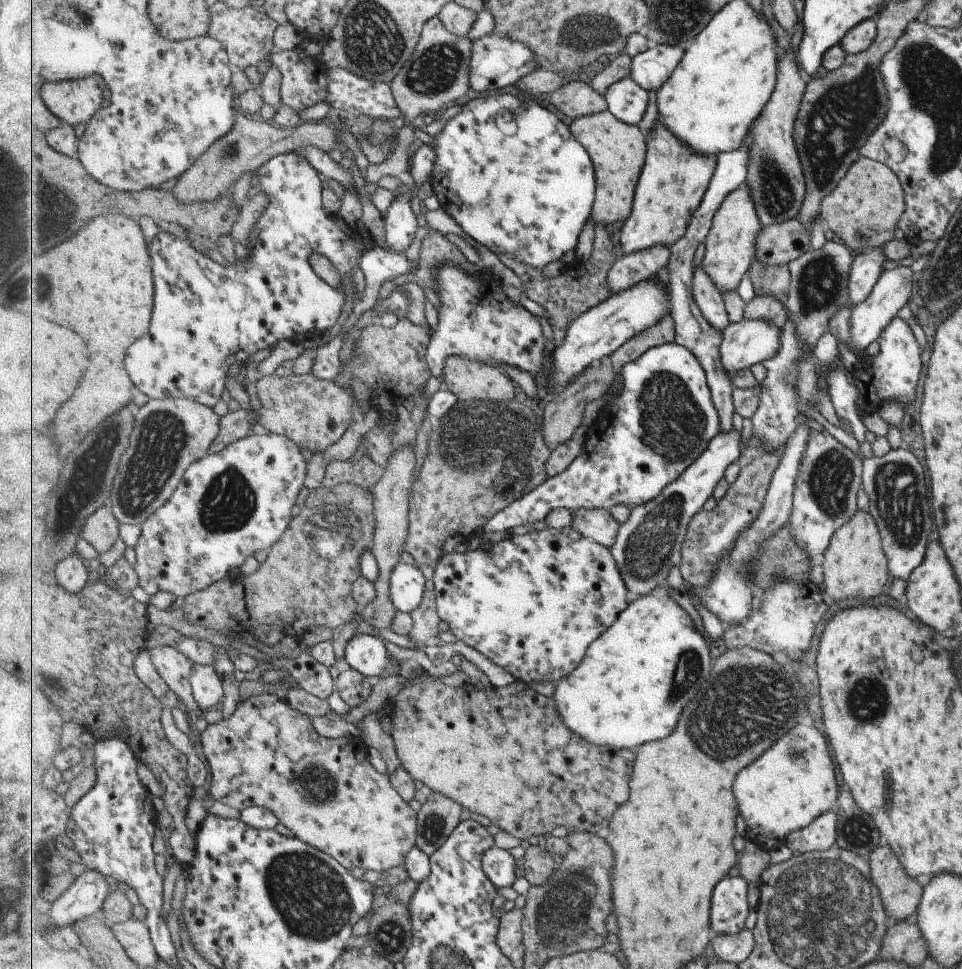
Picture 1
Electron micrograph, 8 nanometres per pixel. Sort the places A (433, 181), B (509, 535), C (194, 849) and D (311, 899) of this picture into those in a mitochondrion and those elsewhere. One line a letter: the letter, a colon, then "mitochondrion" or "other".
A: other
B: other
C: other
D: mitochondrion

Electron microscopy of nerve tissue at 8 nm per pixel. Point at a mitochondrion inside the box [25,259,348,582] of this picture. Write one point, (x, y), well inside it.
(162, 438)

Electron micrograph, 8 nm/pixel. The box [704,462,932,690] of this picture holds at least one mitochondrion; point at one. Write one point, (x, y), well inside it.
(780, 560)

